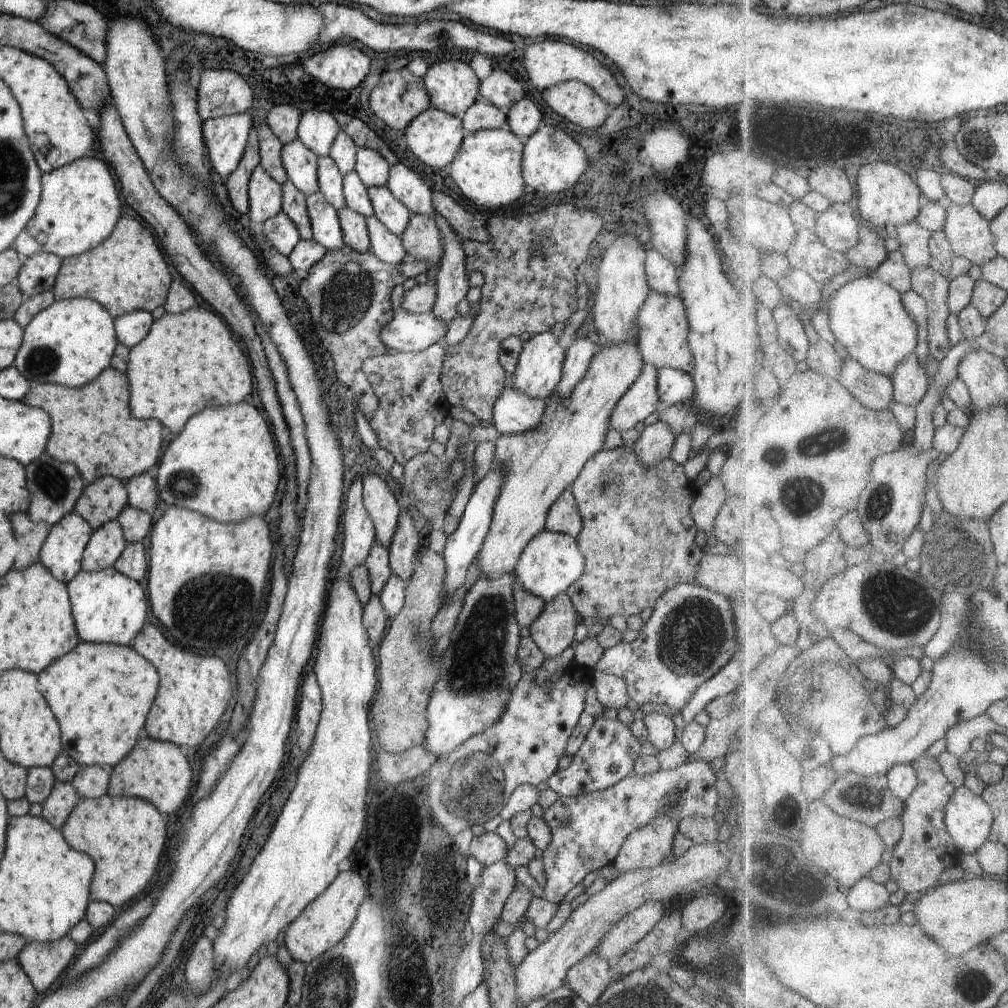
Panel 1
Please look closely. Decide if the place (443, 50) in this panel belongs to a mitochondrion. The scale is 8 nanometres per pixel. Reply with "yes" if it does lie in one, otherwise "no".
no

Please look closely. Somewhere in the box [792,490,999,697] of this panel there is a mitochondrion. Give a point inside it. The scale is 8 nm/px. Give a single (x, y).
(954, 555)

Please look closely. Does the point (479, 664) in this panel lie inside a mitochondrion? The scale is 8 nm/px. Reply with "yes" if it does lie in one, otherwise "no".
yes

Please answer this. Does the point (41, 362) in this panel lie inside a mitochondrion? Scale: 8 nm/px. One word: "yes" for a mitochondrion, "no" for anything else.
yes

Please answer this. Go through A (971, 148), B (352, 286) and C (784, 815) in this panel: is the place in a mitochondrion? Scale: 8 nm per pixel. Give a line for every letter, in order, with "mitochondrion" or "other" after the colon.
A: mitochondrion
B: mitochondrion
C: mitochondrion

